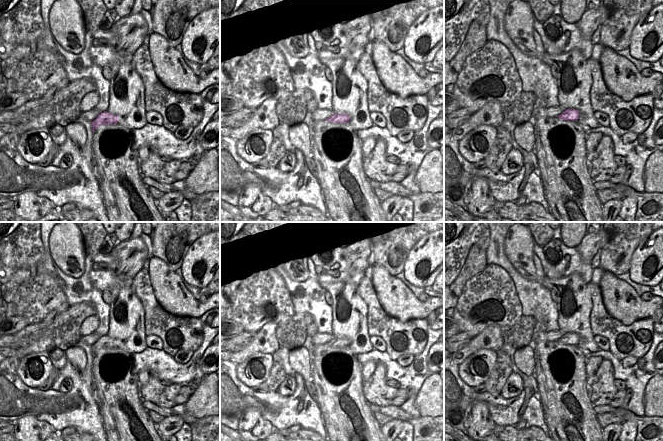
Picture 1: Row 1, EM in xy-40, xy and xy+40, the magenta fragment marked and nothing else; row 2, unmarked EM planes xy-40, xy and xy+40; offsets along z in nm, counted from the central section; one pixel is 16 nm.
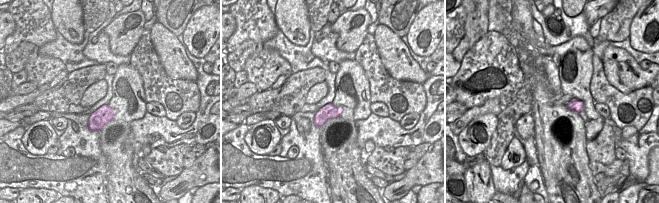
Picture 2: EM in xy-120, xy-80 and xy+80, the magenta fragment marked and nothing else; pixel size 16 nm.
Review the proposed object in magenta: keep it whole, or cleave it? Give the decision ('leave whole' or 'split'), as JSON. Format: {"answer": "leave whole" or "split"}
{"answer": "leave whole"}

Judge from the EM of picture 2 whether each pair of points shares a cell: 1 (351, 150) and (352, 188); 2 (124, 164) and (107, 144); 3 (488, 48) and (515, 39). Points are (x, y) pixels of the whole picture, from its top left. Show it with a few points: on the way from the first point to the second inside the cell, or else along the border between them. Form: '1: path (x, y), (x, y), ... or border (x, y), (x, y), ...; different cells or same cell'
1: path (351, 159), (351, 179); same cell
2: path (119, 159), (112, 149); same cell
3: border (501, 34), (516, 49); different cells

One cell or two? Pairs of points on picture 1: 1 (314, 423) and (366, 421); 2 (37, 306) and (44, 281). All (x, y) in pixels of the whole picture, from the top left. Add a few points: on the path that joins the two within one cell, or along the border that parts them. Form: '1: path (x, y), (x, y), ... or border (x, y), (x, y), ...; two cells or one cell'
1: border (315, 401), (326, 430); two cells
2: path (37, 300), (44, 293), (44, 287); one cell

